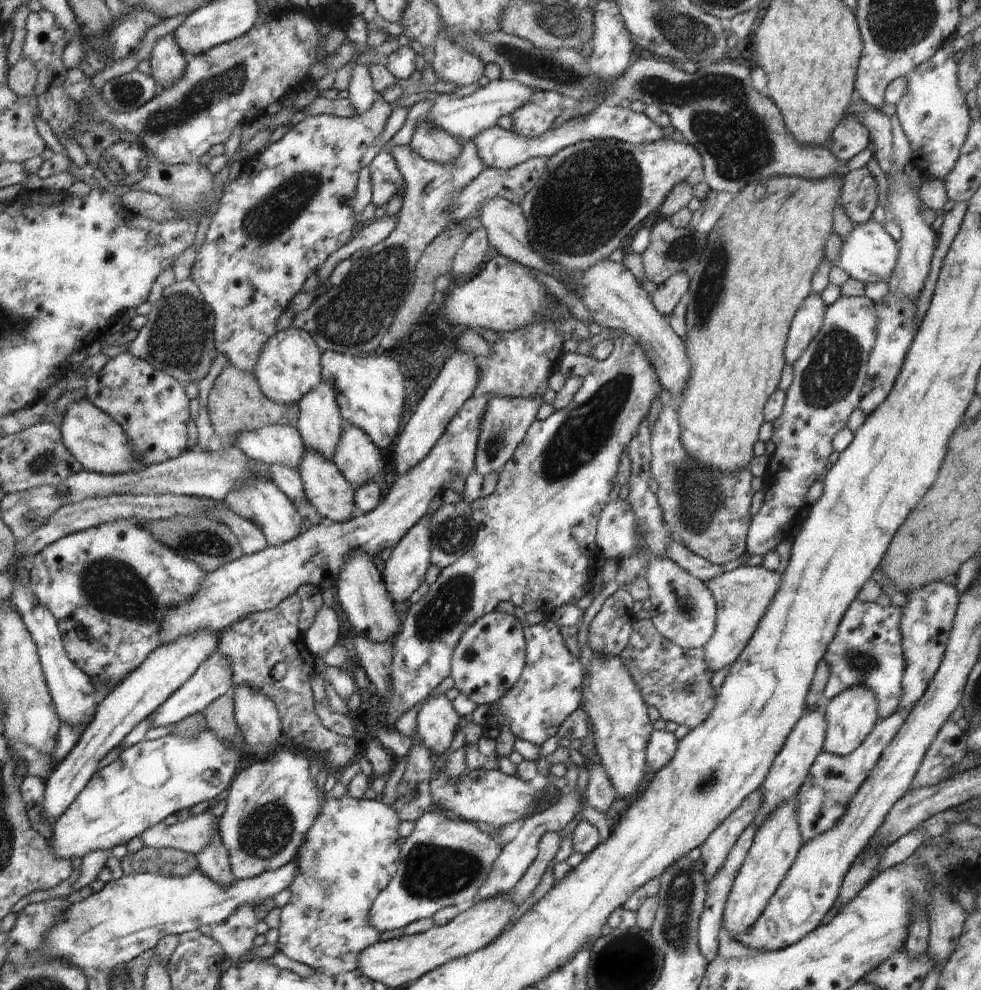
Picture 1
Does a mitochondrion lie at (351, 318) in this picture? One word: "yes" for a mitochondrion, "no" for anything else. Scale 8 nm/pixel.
yes

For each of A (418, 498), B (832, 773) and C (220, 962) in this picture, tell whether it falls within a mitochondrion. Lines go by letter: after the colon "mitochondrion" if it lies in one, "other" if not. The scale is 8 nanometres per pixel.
A: other
B: other
C: other

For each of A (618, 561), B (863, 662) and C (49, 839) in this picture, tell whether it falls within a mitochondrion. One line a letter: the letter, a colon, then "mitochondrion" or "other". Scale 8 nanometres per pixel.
A: other
B: mitochondrion
C: other

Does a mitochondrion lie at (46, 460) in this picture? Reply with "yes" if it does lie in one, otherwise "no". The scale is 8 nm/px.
yes

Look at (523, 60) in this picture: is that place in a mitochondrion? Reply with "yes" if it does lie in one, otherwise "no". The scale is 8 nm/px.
yes

